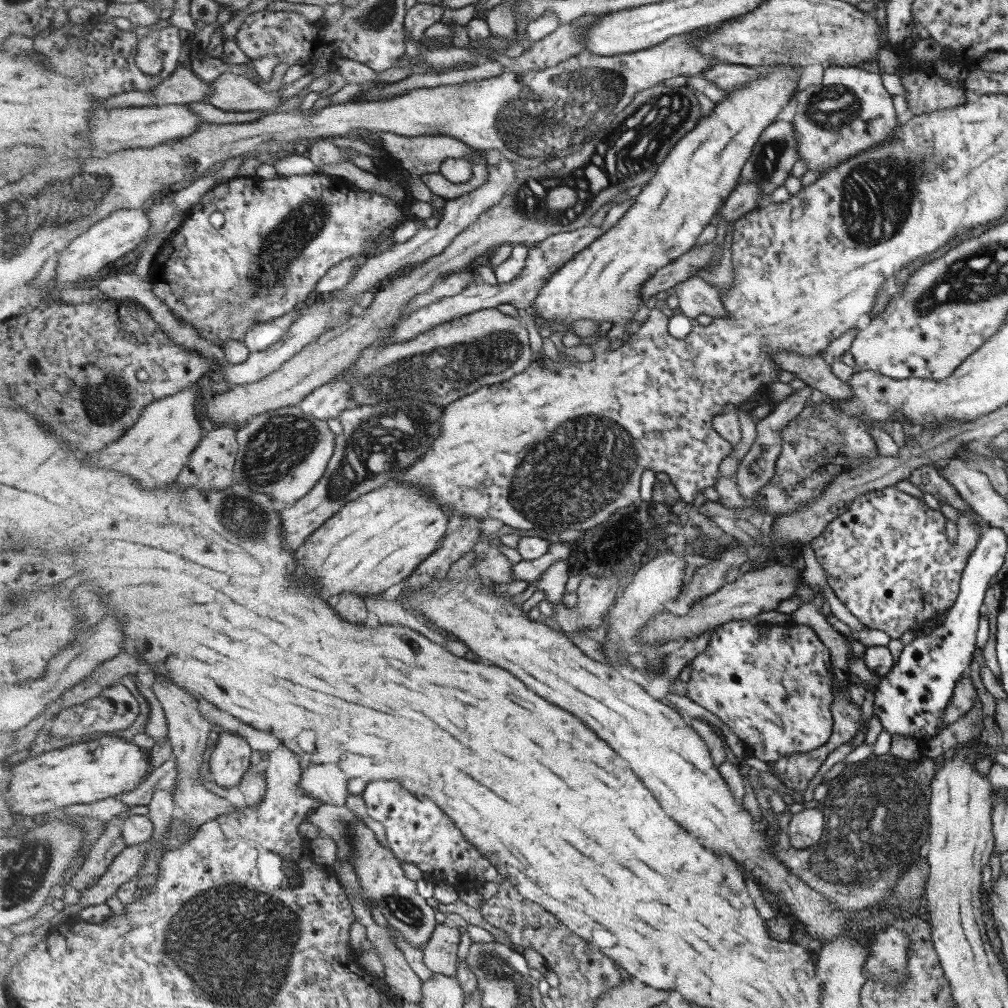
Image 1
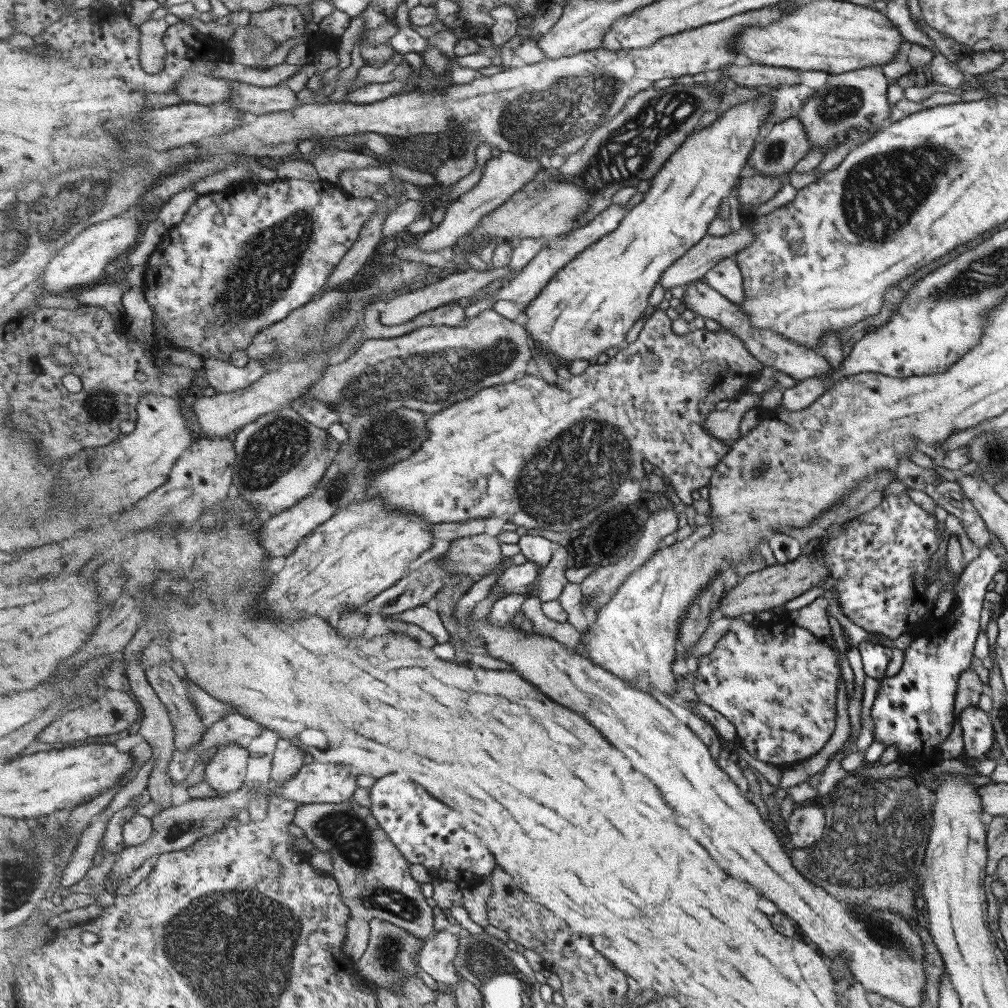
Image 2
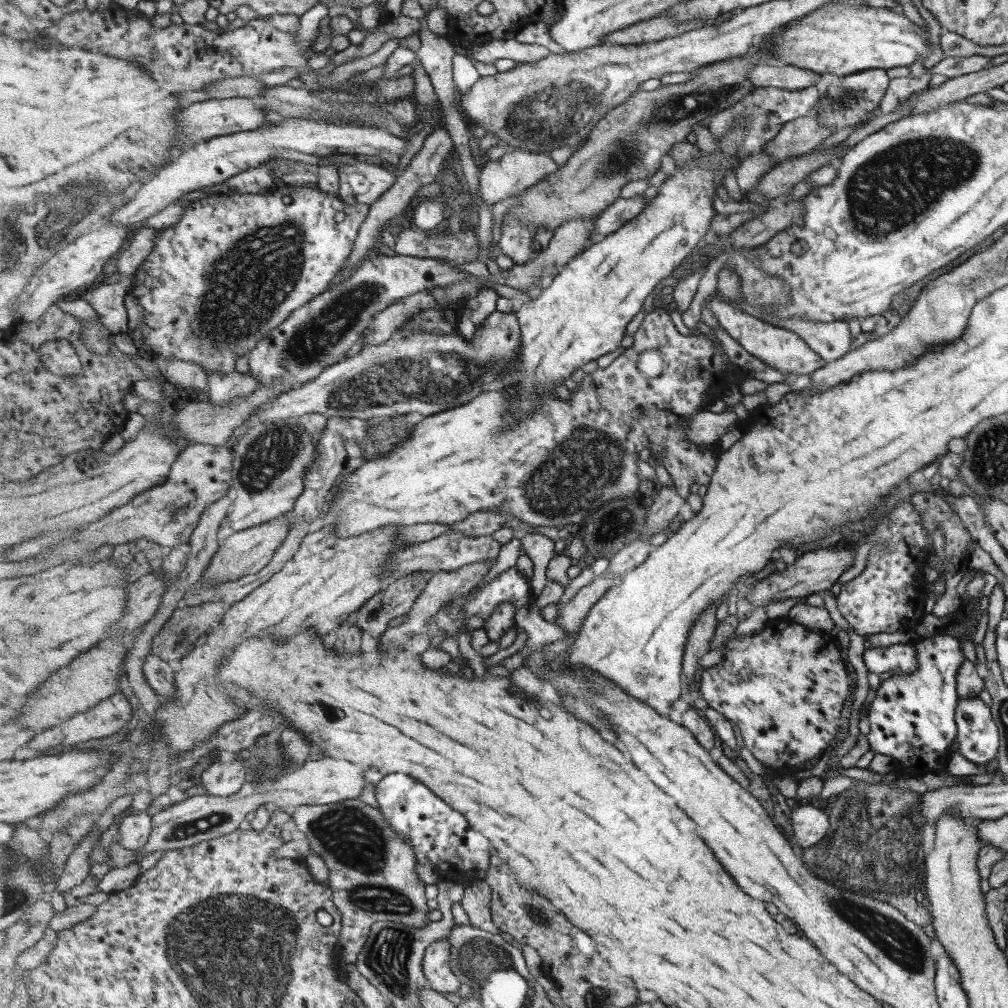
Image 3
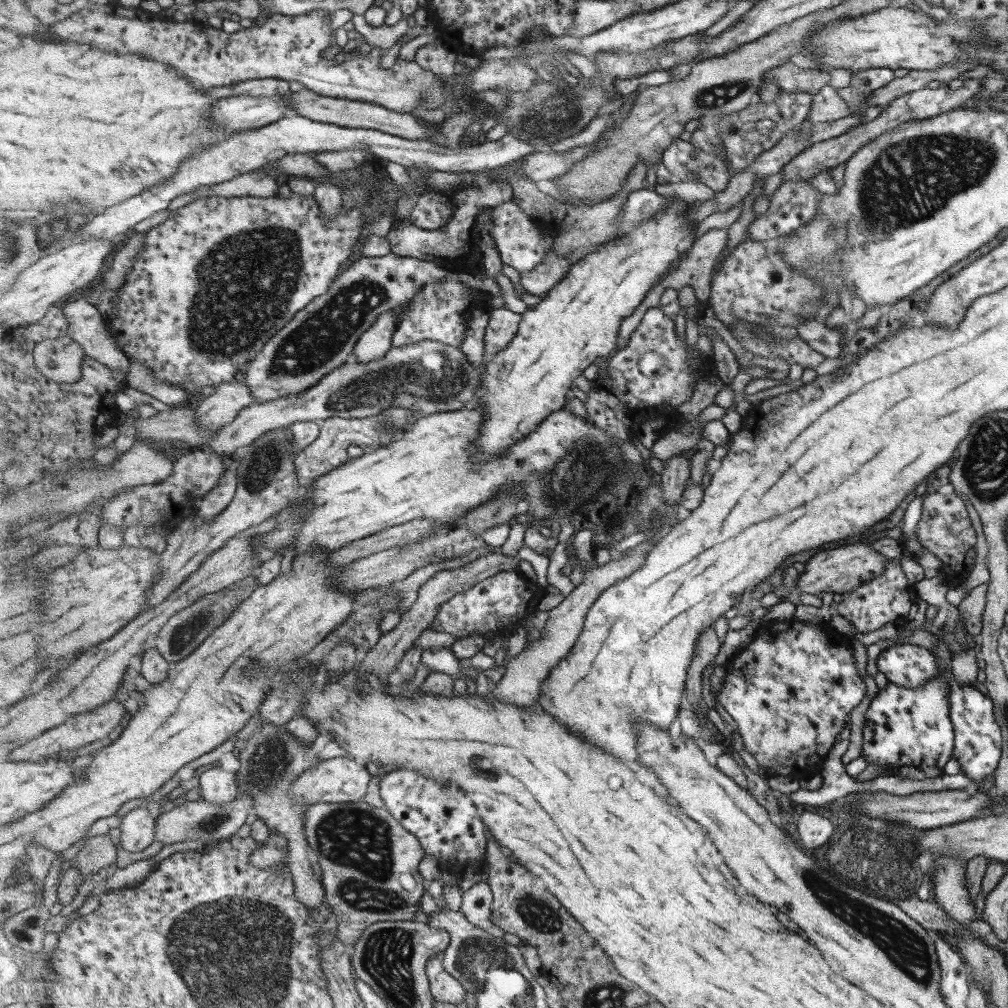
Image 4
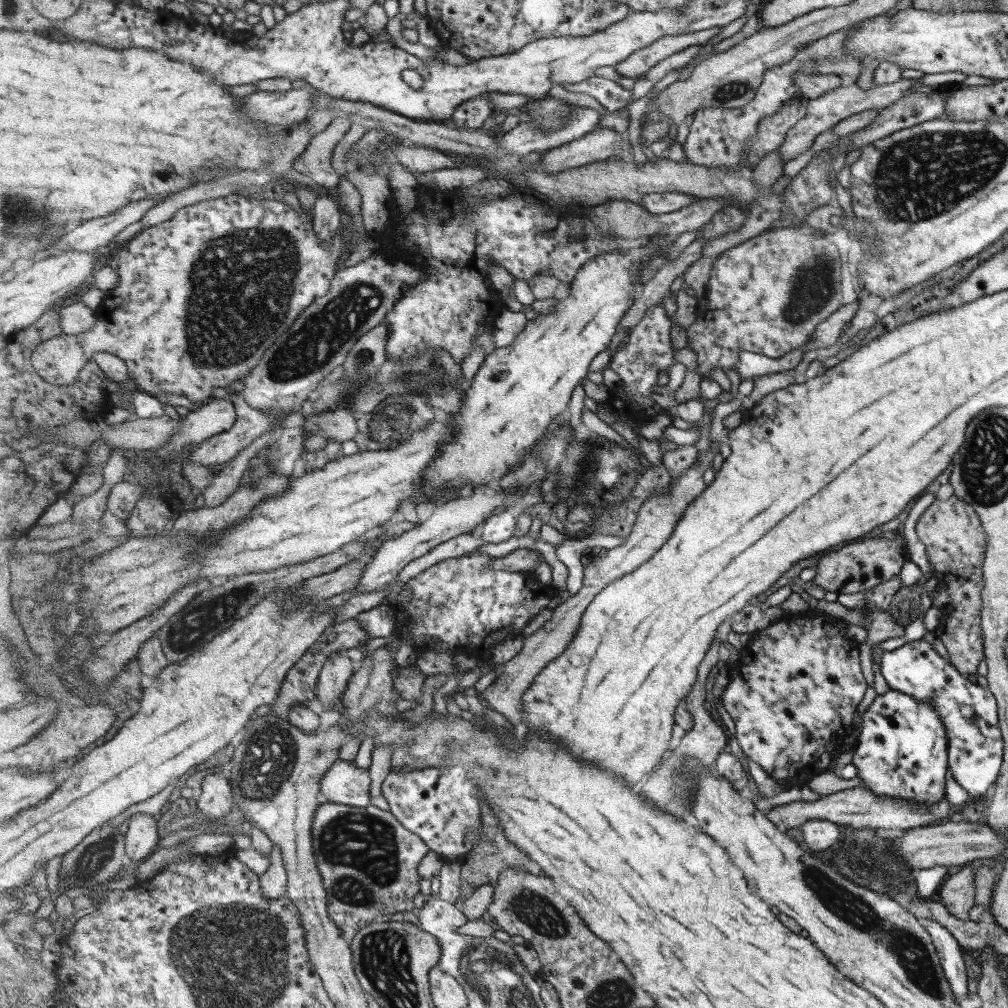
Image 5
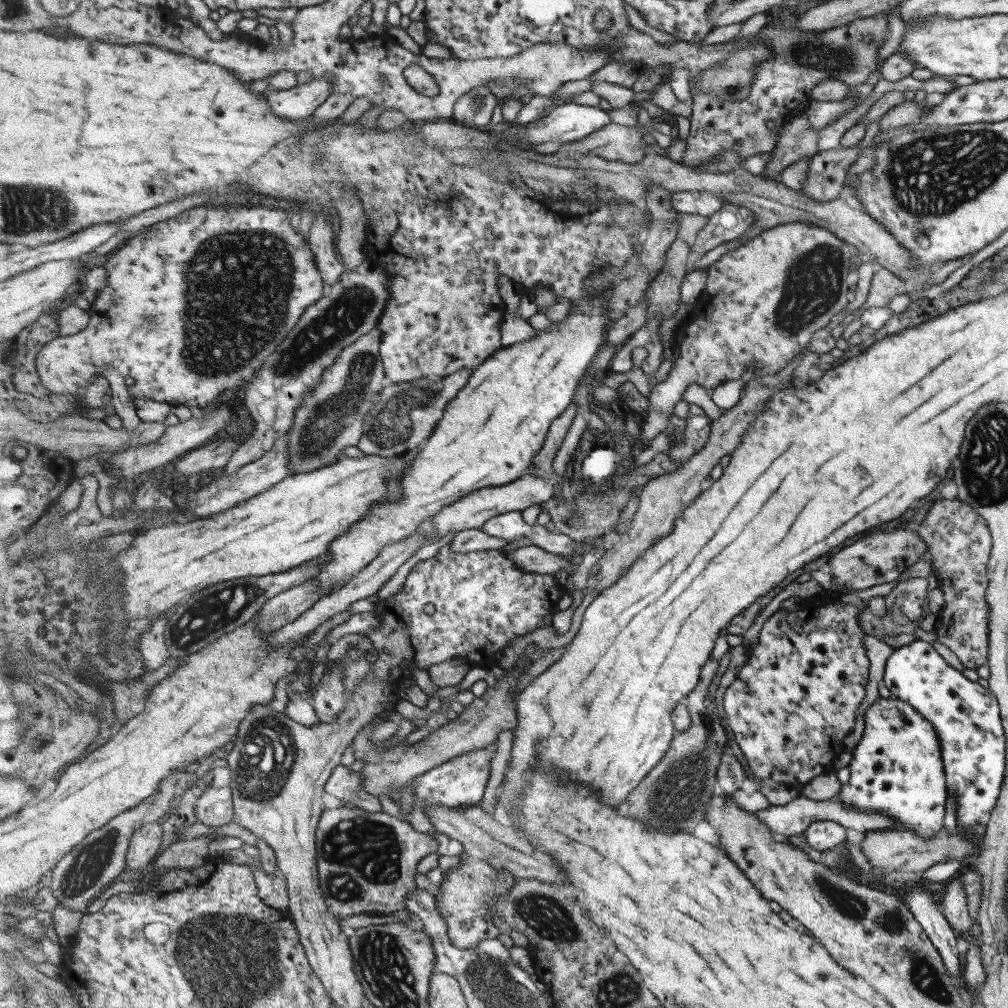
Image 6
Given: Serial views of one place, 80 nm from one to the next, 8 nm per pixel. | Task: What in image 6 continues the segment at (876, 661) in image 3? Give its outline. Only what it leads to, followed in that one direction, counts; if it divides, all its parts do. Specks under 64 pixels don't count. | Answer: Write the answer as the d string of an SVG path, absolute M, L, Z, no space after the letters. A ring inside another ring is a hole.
M917 639L901 648L893 649L885 662L881 684L889 690L892 697L907 702L933 726L941 747L939 754L946 794L947 797L951 795L956 804L955 816L958 830L965 832L977 823L984 823L988 812L997 800L1003 772L1005 772L1005 737L995 697L977 682L969 681L962 672L948 666L932 648L932 644Z

